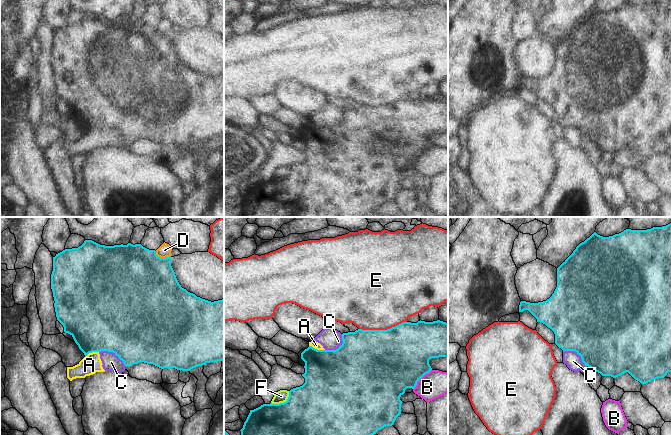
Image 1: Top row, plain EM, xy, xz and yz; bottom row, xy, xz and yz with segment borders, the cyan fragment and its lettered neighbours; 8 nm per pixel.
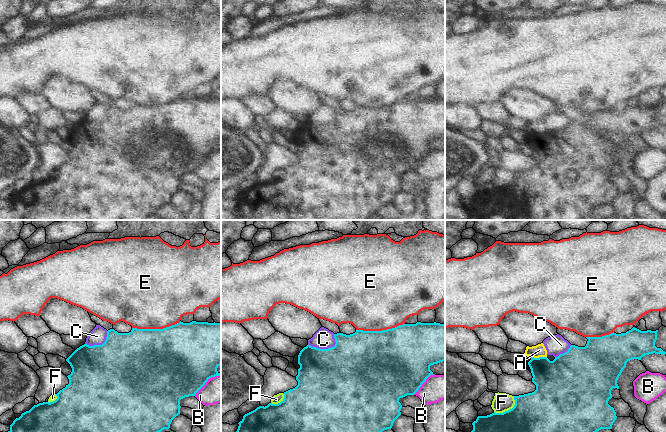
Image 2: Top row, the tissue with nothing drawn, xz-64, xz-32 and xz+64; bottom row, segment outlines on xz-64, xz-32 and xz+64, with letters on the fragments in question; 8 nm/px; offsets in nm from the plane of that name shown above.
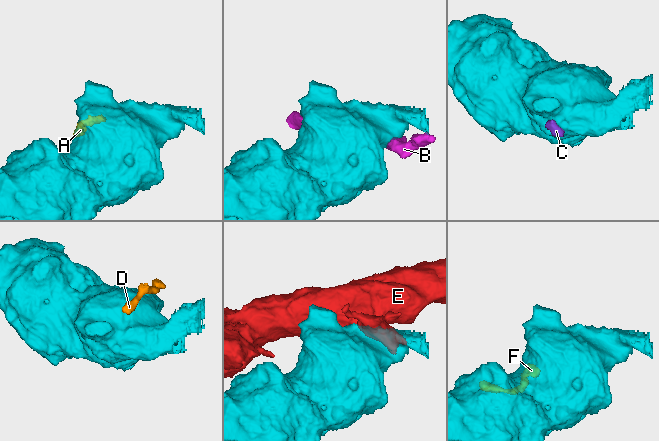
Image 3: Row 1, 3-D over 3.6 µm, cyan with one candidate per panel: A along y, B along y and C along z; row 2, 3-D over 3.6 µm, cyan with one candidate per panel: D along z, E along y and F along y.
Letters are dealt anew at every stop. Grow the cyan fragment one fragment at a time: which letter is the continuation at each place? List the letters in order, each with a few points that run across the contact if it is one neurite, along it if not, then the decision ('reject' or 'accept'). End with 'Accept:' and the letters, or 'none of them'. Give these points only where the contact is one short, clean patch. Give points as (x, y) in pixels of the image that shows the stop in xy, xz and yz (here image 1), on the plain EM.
A: line xz (309, 121), (324, 126); reject
B: reject
C: line xy (99, 127), (112, 127), (125, 141); reject
D: line xy (155, 27), (160, 33), (168, 33), (170, 31); reject
E: reject
F: line xz (289, 167), (289, 172), (285, 177), (271, 179); reject
Accept: none of them

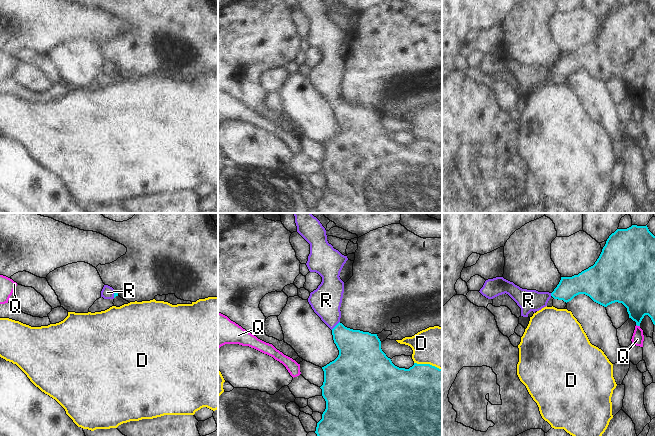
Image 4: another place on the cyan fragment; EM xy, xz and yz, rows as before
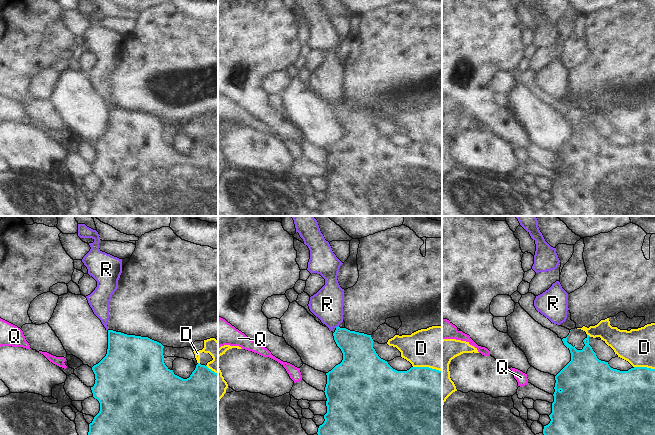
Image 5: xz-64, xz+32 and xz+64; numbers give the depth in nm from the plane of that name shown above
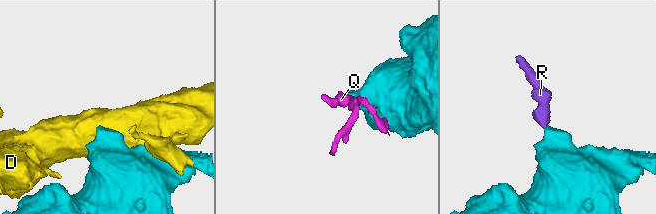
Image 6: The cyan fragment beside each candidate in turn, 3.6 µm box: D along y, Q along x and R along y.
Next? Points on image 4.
D: reject
Q: line yz (636, 100), (639, 102); reject
R: line xz (356, 124), (339, 107), (336, 101), (331, 94), (326, 76); accept
Accept: R

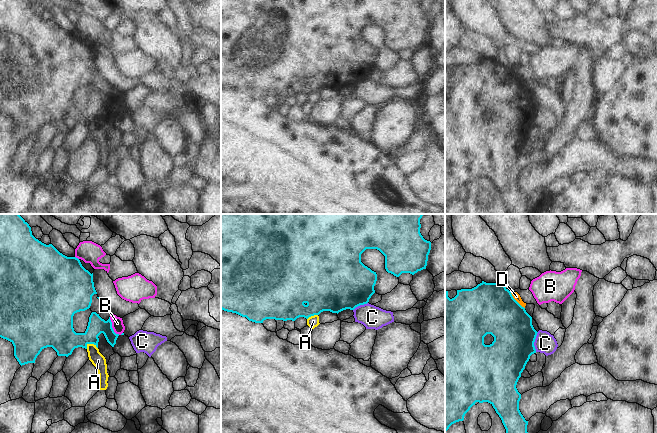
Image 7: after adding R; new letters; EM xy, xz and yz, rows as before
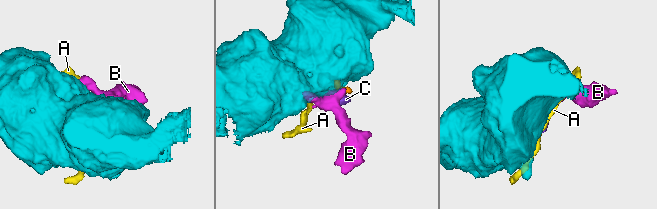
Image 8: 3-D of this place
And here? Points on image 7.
A: line xy (86, 120), (93, 120), (97, 124); reject
B: reject
C: accept
D: line yz (510, 68), (524, 84); reject
Accept: C

